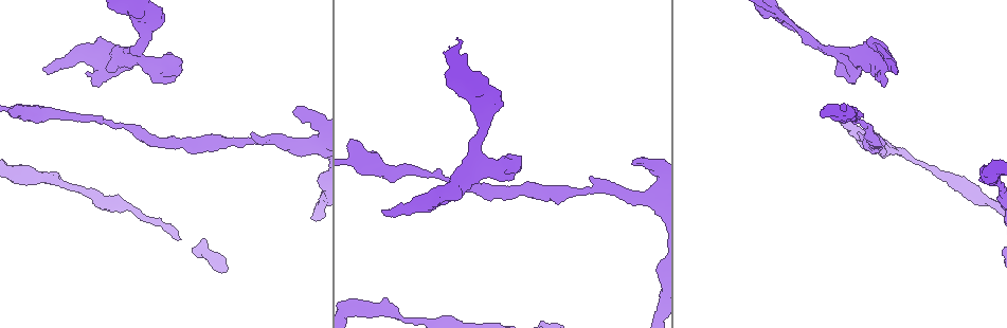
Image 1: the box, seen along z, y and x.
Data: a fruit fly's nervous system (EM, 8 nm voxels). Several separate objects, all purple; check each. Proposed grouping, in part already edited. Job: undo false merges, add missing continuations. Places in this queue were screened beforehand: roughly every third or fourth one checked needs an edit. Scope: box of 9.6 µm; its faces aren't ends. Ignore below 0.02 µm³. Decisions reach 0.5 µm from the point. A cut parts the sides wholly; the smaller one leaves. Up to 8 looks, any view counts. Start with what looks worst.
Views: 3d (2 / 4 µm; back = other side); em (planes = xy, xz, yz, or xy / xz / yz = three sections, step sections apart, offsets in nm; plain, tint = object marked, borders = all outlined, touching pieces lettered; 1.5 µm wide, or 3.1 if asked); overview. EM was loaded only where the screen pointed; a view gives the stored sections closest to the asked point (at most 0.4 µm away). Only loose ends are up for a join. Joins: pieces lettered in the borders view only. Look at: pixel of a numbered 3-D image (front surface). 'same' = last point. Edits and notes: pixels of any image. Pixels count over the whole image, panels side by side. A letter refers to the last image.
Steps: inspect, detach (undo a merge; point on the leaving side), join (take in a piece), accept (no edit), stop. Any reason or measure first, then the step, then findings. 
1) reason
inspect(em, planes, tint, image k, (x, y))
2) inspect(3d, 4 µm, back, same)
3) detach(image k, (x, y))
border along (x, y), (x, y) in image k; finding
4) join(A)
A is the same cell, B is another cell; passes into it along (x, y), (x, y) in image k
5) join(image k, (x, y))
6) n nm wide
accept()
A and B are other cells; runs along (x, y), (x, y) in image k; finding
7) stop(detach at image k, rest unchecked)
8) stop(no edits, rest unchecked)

free end
inspect(3d, 4 µm, image 1, (43, 69))

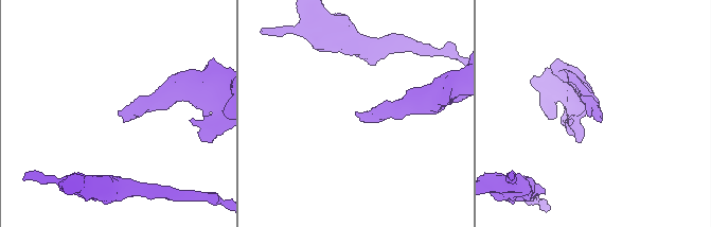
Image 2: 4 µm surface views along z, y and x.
now the EM
inspect(em, xy, step 8, borders, image 2, (592, 114))

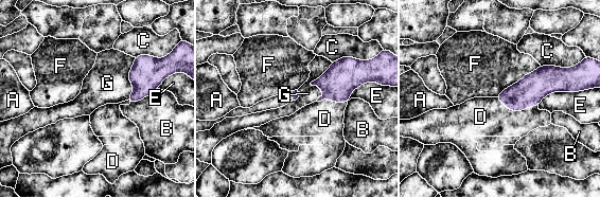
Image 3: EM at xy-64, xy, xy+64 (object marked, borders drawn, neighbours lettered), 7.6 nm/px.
inspect(em, planes, borders, same)

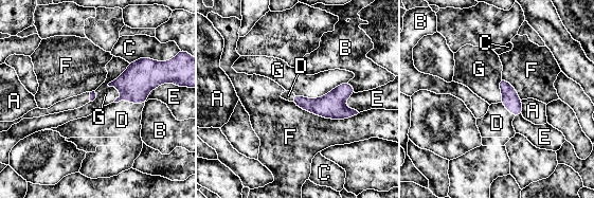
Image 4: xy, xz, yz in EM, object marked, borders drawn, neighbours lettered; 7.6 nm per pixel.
F touches over 500 nm
join(D)
D is the same cell, A, B, C, E, F and G are other cells; passes into it along (142, 76), (129, 102), (122, 120) in image 4; the cell continues

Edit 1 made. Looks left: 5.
inspect(overview)

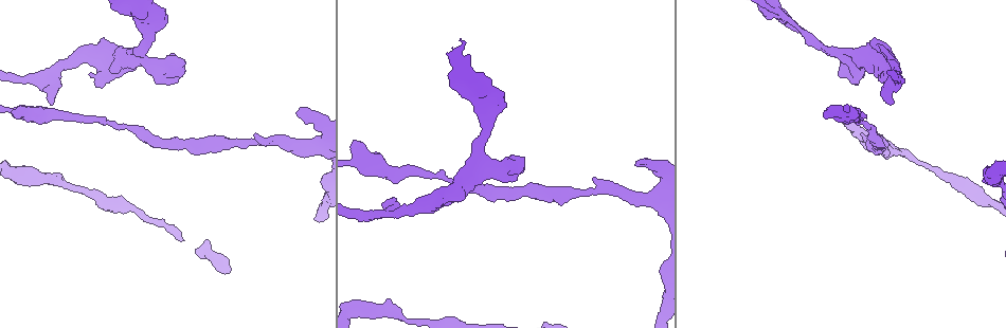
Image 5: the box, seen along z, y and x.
branch stops here
inspect(3d, 4 µm, image 5, (104, 38))

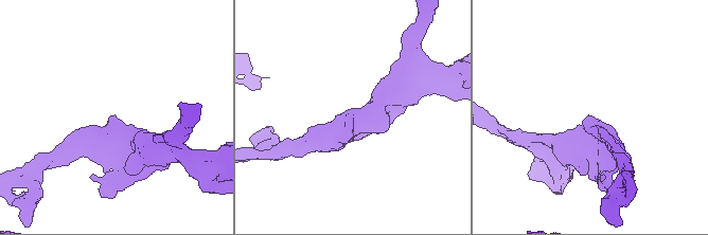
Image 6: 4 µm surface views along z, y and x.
shape alone is not enough
inspect(em, xz, step 4, borders, image 6, (113, 116))

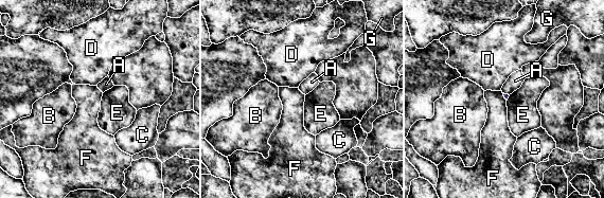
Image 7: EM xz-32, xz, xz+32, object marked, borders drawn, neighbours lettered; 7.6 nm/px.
inspect(em, planes, borders, same)

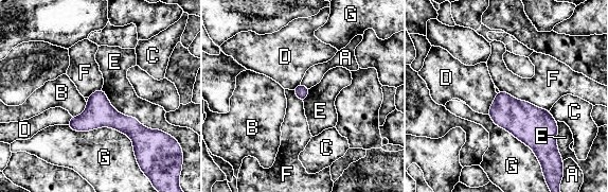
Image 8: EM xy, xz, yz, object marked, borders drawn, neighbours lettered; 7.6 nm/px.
G touches over 600 nm
accept()
A, B, C, D, E, F and G are other cells; no lettered piece goes on from it

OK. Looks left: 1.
stop(join at image 4, rest unchecked)

